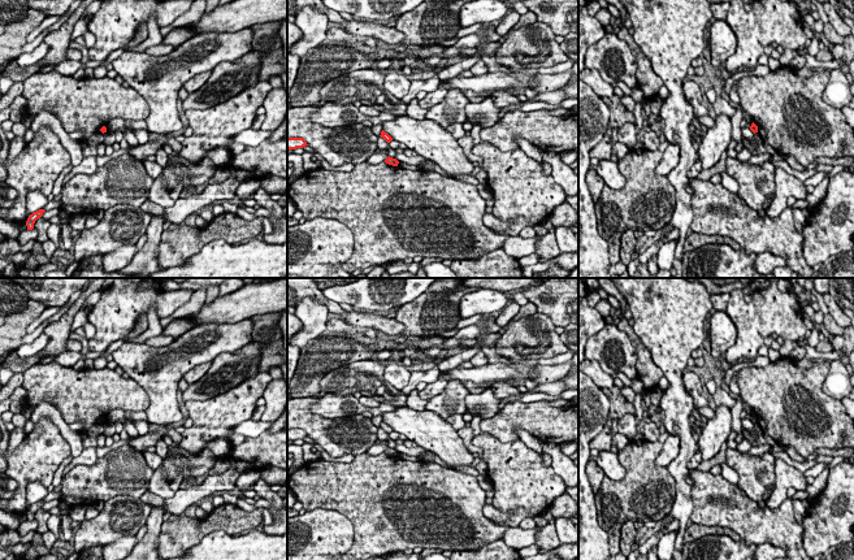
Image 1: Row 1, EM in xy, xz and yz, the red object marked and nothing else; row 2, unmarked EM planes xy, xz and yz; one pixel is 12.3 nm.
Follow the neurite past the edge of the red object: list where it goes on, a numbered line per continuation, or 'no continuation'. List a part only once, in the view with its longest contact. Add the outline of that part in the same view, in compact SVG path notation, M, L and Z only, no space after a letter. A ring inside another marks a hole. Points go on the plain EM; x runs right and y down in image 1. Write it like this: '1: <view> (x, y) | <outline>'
no continuation

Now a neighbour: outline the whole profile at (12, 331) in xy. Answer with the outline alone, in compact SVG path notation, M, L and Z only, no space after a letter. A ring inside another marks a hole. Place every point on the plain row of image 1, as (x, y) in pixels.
M29 299L22 311L6 316L0 327L0 365L6 356L16 352L22 346L22 339L27 334L27 327L40 317L47 308L40 301Z

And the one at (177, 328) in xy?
M177 318L169 322L164 329L161 335L173 337L177 339L178 337L183 335L186 331L196 327L196 325L190 321L188 318Z

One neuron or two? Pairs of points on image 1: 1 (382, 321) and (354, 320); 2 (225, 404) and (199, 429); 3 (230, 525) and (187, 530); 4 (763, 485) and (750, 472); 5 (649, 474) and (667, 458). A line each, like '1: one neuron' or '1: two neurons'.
1: one neuron
2: one neuron
3: one neuron
4: one neuron
5: two neurons

